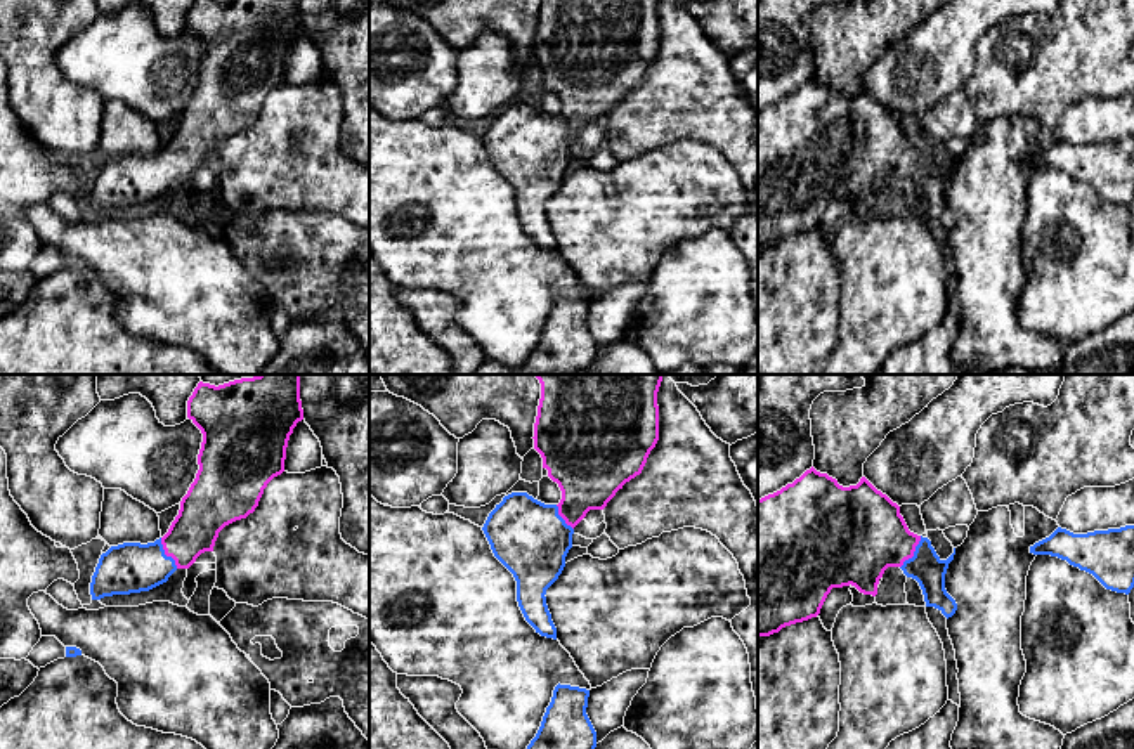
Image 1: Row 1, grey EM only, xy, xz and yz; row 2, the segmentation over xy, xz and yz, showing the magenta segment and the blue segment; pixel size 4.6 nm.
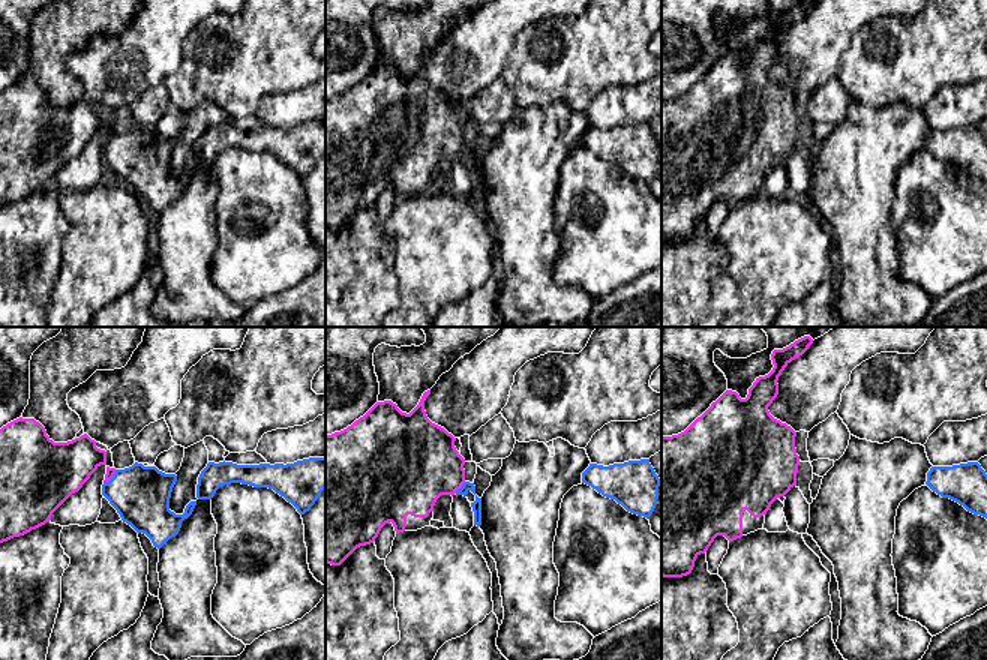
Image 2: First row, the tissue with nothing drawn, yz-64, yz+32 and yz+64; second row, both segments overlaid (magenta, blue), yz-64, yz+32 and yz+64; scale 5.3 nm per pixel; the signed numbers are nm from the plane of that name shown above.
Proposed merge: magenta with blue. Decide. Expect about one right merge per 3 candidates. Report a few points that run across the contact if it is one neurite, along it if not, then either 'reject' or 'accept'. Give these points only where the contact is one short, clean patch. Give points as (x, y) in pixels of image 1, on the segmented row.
line yz (862, 534), (879, 538), (912, 553), (926, 567); accept

